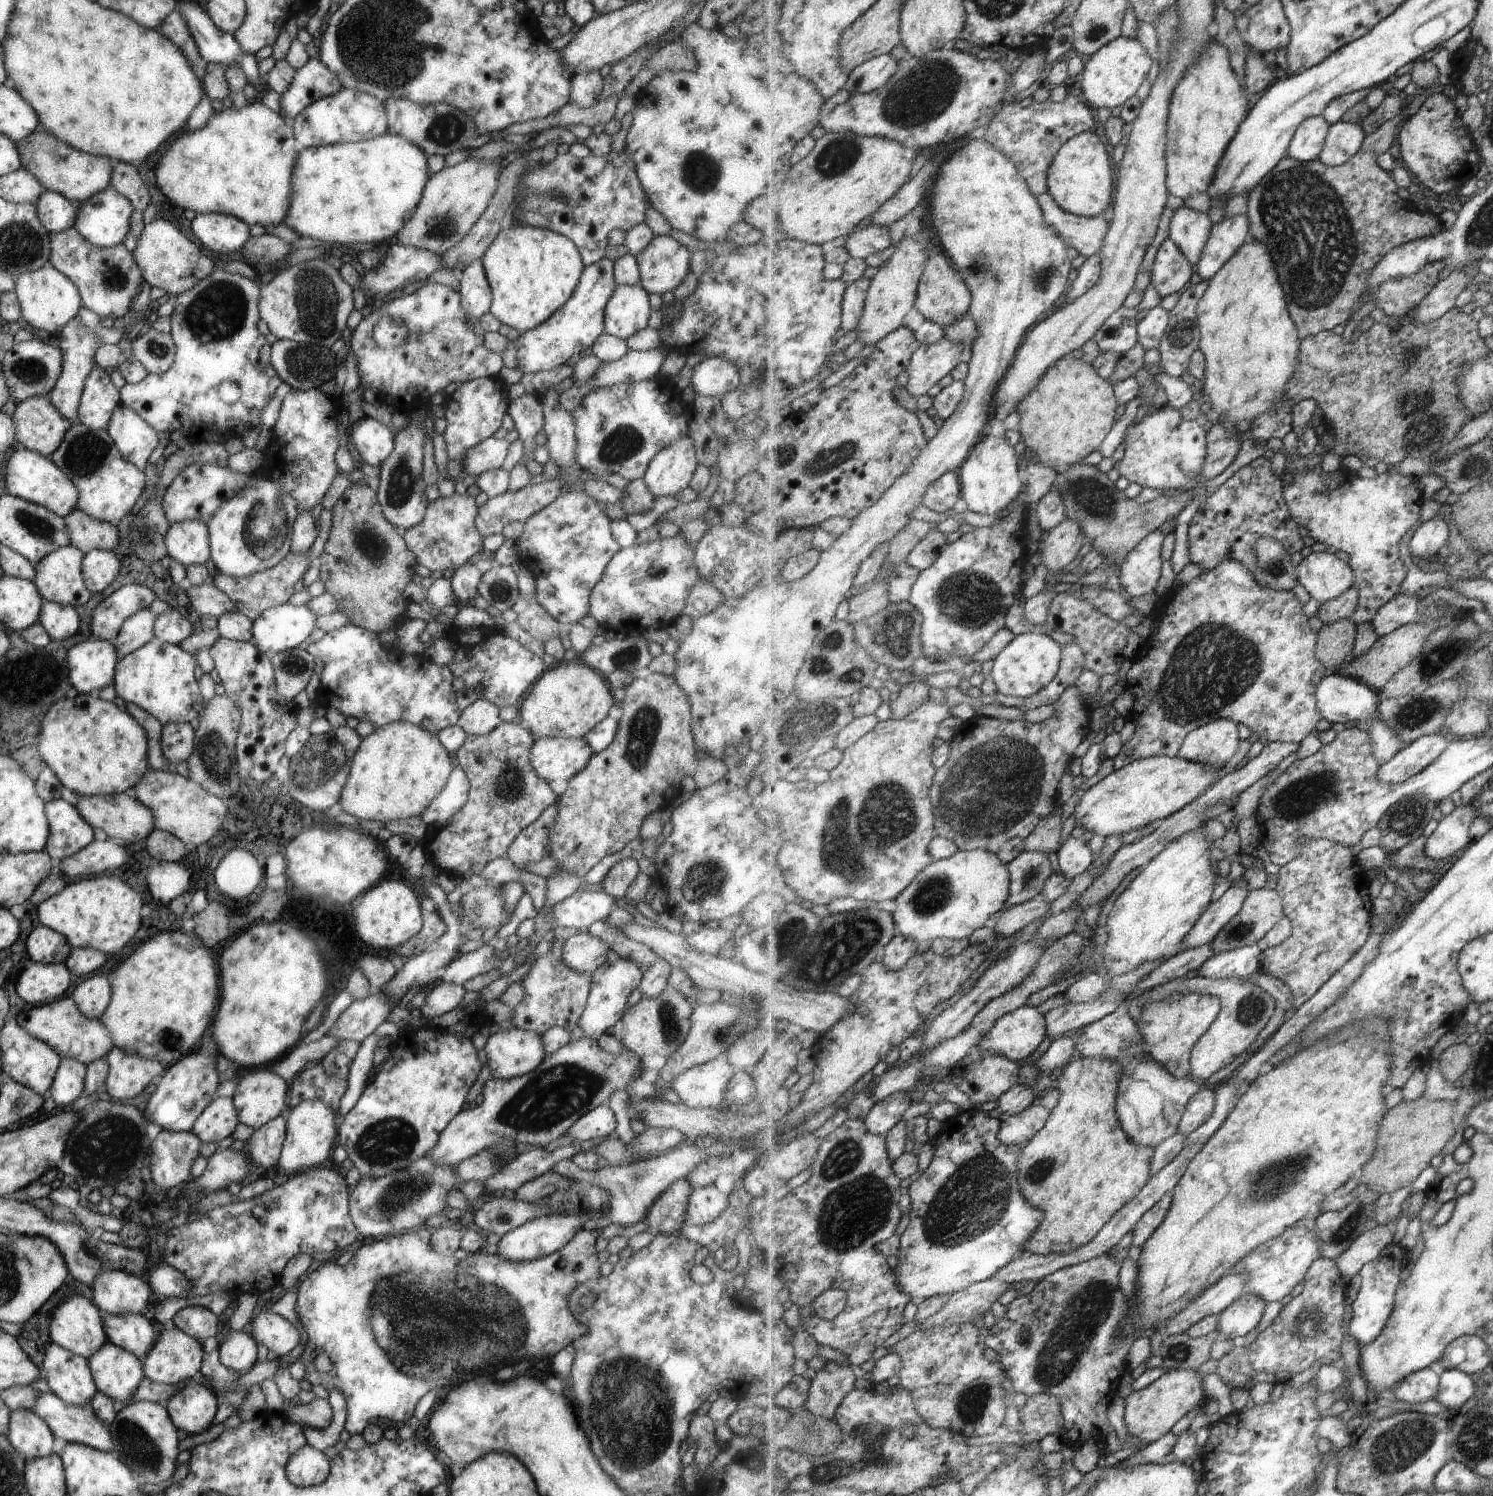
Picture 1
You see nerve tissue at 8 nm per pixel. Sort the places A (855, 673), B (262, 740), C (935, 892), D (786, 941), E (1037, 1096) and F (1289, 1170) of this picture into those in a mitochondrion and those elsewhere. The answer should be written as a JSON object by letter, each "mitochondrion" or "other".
{"A":"mitochondrion","B":"other","C":"mitochondrion","D":"mitochondrion","E":"other","F":"mitochondrion"}

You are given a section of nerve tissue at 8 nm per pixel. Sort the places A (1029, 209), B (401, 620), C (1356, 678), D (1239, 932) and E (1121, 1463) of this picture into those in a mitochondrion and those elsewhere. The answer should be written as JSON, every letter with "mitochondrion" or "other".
{"A":"other","B":"other","C":"other","D":"mitochondrion","E":"other"}

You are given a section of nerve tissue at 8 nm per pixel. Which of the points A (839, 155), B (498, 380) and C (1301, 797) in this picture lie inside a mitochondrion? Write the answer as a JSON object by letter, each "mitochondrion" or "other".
{"A":"mitochondrion","B":"other","C":"mitochondrion"}

